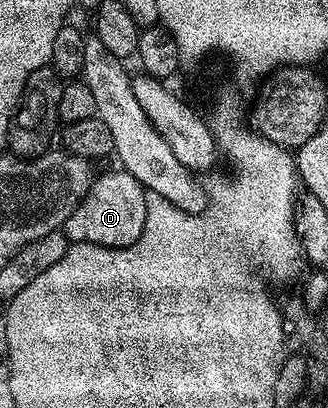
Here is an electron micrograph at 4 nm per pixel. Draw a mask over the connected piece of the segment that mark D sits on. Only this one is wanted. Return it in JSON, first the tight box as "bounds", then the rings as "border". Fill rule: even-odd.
{"bounds":[64,169,147,247],"border":[[[121,169],[91,182],[88,193],[66,219],[64,234],[71,244],[95,243],[101,247],[130,247],[140,237],[146,220],[147,188]]]}

